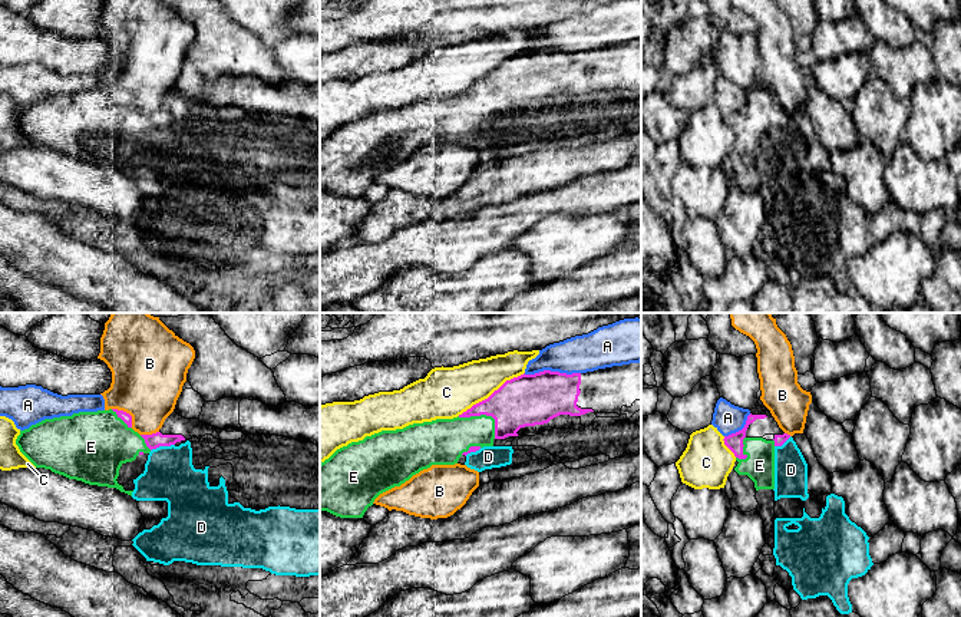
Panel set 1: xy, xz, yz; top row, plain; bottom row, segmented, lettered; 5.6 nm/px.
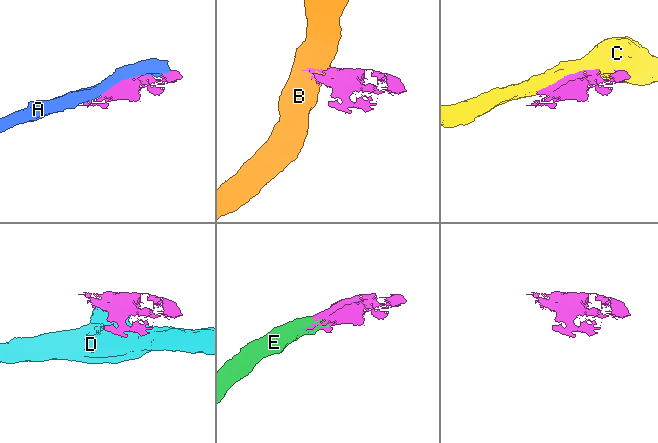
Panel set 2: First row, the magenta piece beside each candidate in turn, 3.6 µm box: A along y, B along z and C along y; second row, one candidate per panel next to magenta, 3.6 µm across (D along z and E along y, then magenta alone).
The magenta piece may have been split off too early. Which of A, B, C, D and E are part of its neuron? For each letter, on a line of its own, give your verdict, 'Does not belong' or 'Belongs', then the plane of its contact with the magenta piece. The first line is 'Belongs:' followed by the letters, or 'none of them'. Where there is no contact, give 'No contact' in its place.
Belongs: E
A: Does not belong. Touches magenta in xz
B: Does not belong. Touches magenta in xy
C: Does not belong. Touches magenta in xz
D: Does not belong. Touches magenta in xy
E: Belongs. Touches magenta in xz

